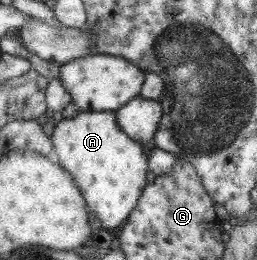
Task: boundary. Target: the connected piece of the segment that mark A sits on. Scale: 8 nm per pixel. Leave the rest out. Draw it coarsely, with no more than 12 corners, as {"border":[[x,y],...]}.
{"border":[[114,111],[54,124],[57,163],[105,231],[126,222],[147,156]]}

